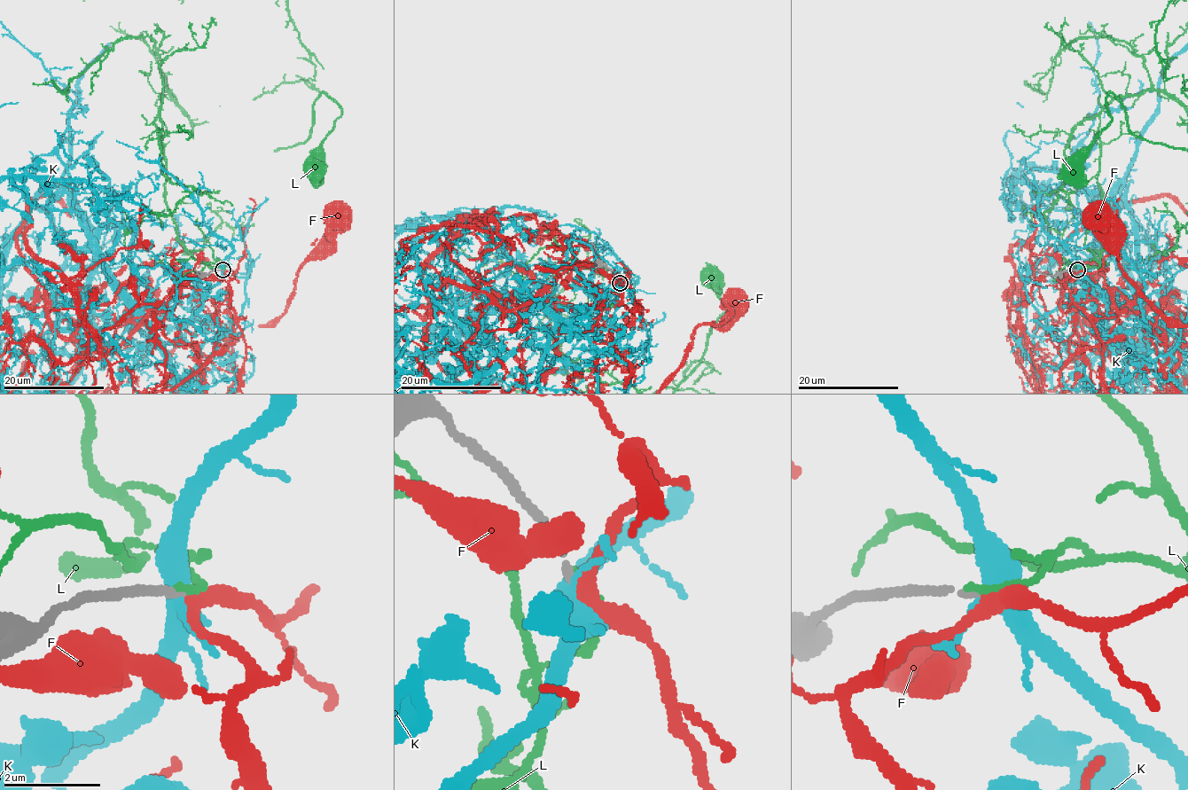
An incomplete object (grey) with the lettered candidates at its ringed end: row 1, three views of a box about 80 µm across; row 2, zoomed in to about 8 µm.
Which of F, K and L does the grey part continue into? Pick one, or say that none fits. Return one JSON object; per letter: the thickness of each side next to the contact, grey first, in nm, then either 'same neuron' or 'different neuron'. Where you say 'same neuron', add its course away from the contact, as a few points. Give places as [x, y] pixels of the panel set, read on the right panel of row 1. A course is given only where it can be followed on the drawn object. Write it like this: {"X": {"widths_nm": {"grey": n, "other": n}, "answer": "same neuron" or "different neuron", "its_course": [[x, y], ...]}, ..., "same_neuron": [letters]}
{"F": {"widths_nm": {"grey": 150, "other": 320}, "answer": "different neuron"}, "K": {"widths_nm": {"grey": 160, "other": 320}, "answer": "different neuron"}, "L": {"widths_nm": {"grey": 160, "other": 110}, "answer": "different neuron"}, "same_neuron": []}

